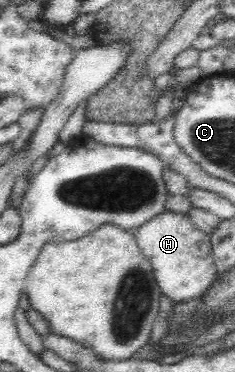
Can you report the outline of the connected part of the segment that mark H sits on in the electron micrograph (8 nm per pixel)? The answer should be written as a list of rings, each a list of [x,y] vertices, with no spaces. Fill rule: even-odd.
[[[162,211],[134,233],[142,254],[151,262],[162,294],[174,303],[192,300],[209,289],[216,272],[211,235],[196,228],[187,214]]]

